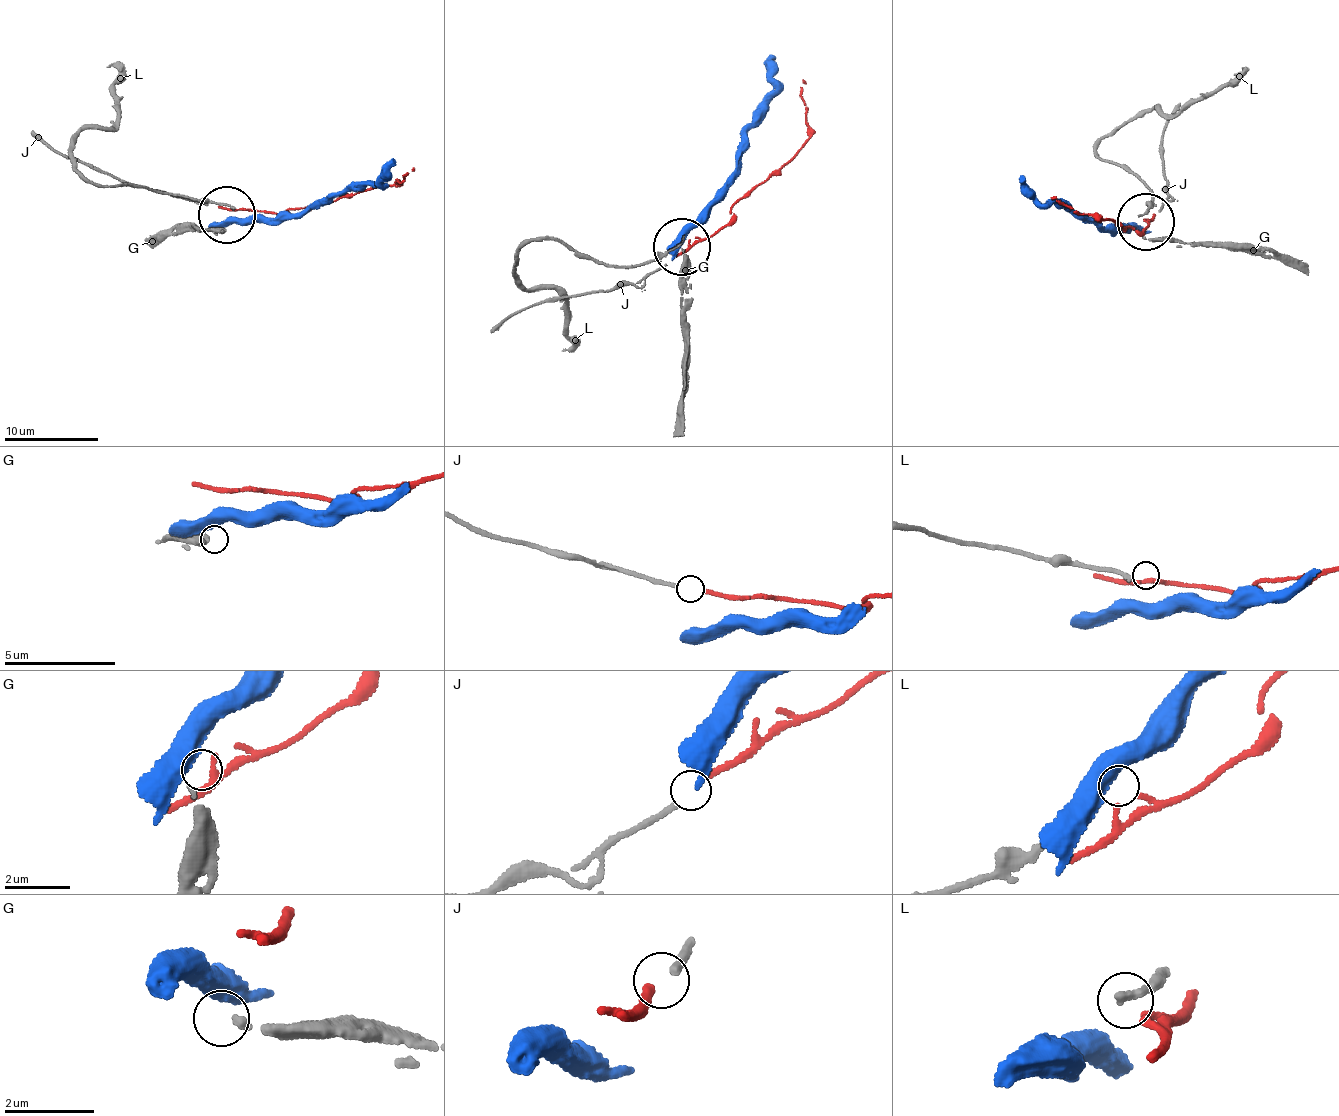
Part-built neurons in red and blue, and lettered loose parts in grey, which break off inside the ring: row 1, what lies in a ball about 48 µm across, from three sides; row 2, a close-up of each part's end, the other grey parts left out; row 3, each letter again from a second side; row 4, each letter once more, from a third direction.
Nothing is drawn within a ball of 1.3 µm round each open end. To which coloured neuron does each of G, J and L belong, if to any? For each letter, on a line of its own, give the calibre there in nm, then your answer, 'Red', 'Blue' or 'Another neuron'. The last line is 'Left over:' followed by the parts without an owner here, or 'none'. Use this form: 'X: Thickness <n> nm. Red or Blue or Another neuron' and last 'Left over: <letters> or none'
G: Thickness 200 nm. Another neuron
J: Thickness 160 nm. Red
L: Thickness 160 nm. Another neuron
Left over: G, L

